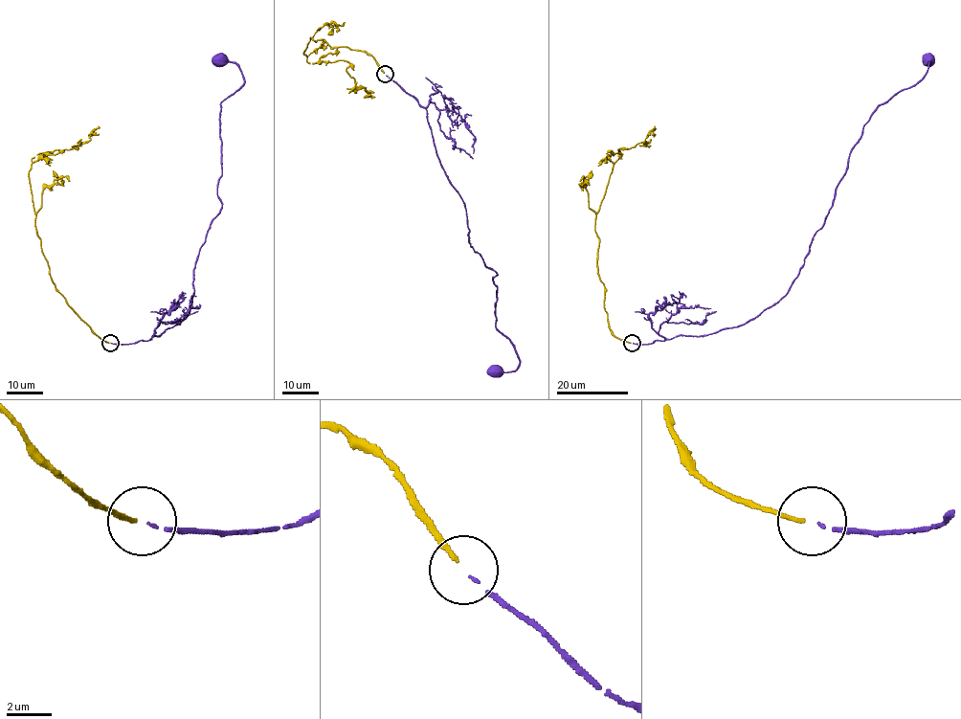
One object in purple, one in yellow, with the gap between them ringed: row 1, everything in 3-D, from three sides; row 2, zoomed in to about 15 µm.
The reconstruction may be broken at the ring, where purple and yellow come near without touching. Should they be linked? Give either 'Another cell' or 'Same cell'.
Same cell

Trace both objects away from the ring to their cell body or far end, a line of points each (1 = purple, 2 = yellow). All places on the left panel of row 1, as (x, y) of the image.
1: (110, 343), (151, 340), (189, 313), (199, 248), (222, 206), (220, 103), (244, 81), (239, 68), (222, 59)
2: (108, 343), (68, 304), (50, 276), (35, 230), (29, 173), (34, 157), (75, 148), (88, 135)

